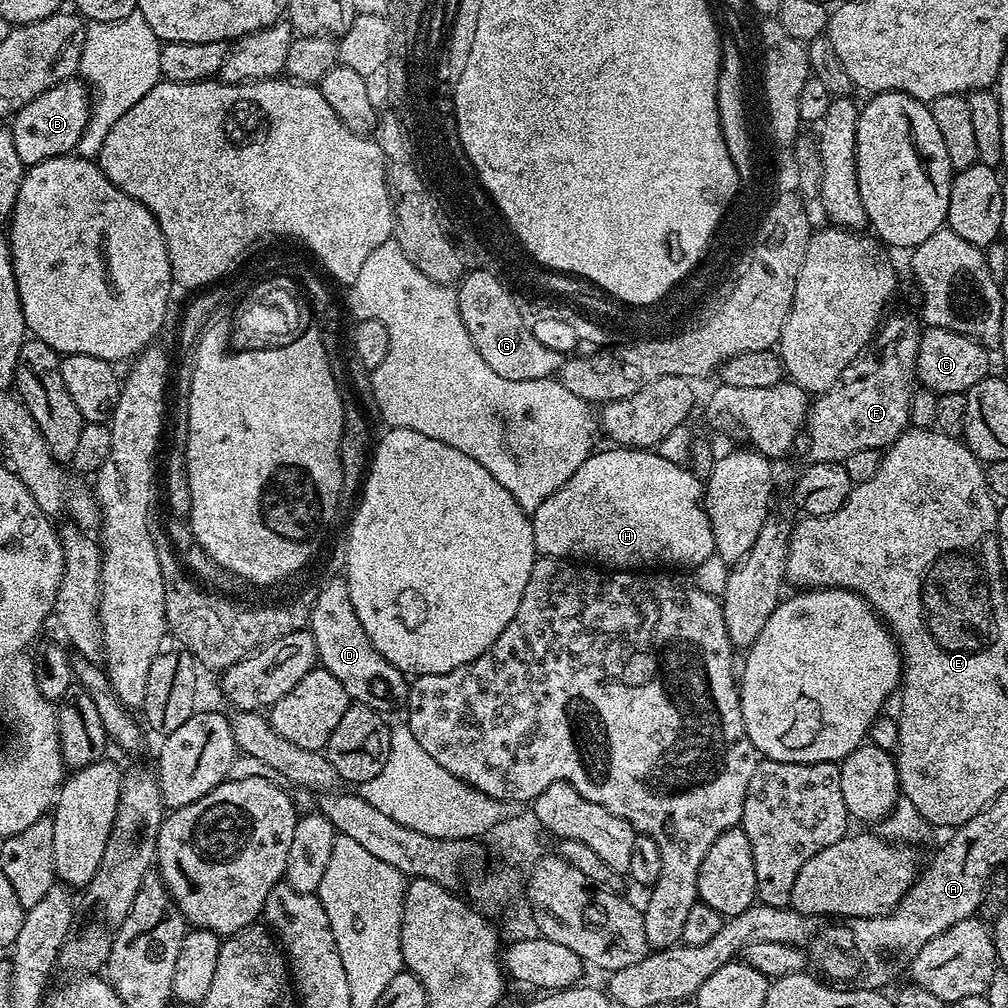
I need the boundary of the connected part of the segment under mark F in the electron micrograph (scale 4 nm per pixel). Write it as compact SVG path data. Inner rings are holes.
M915 315L890 316L883 321L878 334L872 337L872 343L852 363L850 375L841 379L829 392L821 392L811 401L808 418L802 429L802 444L804 440L809 461L835 464L850 458L850 454L858 450L887 449L909 427L908 411L914 391L914 365L922 324Z

